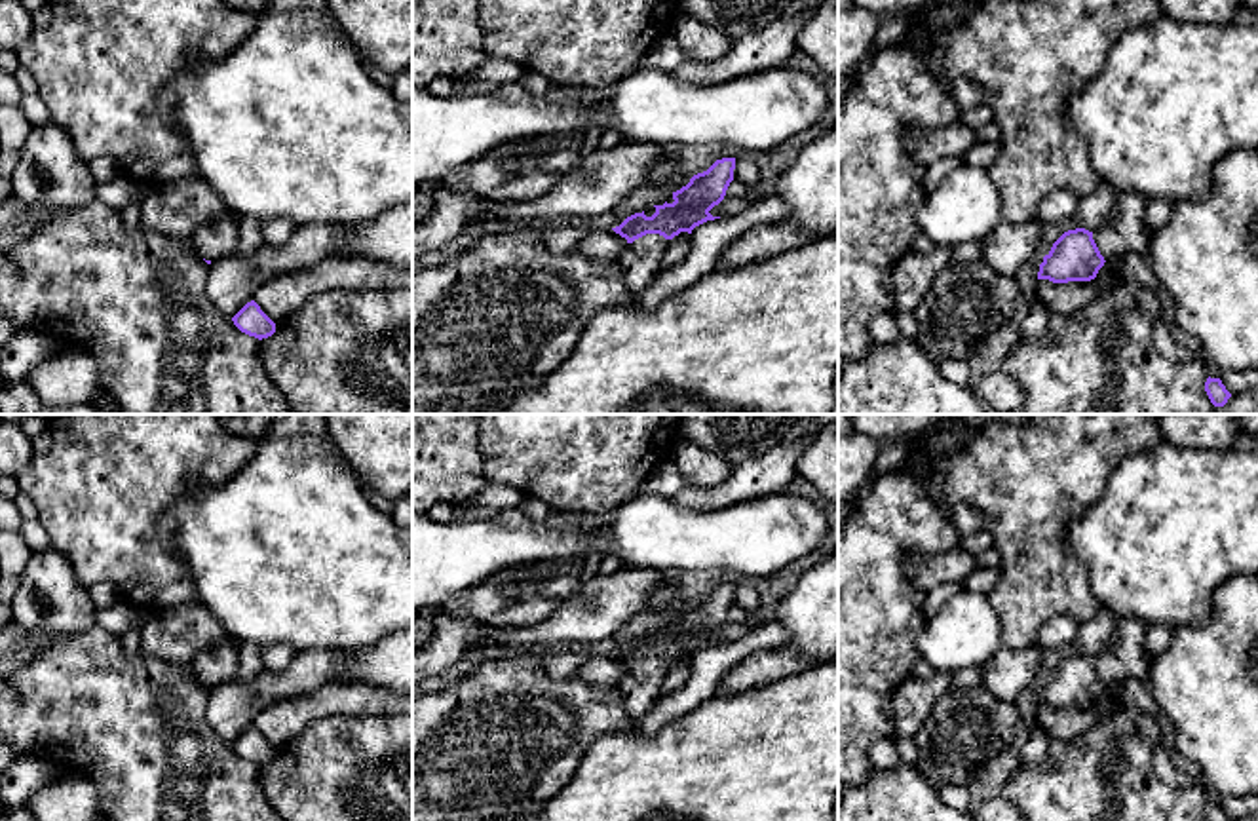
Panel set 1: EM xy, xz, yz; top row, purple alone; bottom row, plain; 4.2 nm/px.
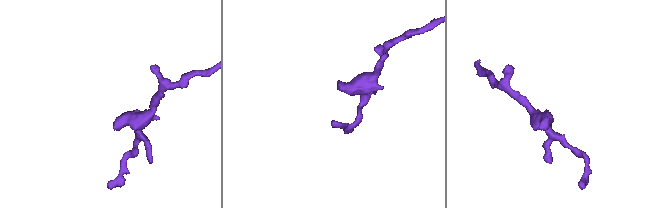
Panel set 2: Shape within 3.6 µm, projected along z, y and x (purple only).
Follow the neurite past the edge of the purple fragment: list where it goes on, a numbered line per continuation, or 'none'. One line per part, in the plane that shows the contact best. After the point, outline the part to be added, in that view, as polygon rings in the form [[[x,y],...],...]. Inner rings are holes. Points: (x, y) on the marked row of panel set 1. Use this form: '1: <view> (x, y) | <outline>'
1: xz (639, 263) | [[[646,234],[619,255],[618,264],[631,298],[639,298],[654,276],[659,272],[659,262],[665,255],[669,239],[659,234]]]

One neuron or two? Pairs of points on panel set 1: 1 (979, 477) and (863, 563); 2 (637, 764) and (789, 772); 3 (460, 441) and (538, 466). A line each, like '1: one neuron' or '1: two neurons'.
1: two neurons
2: one neuron
3: two neurons

